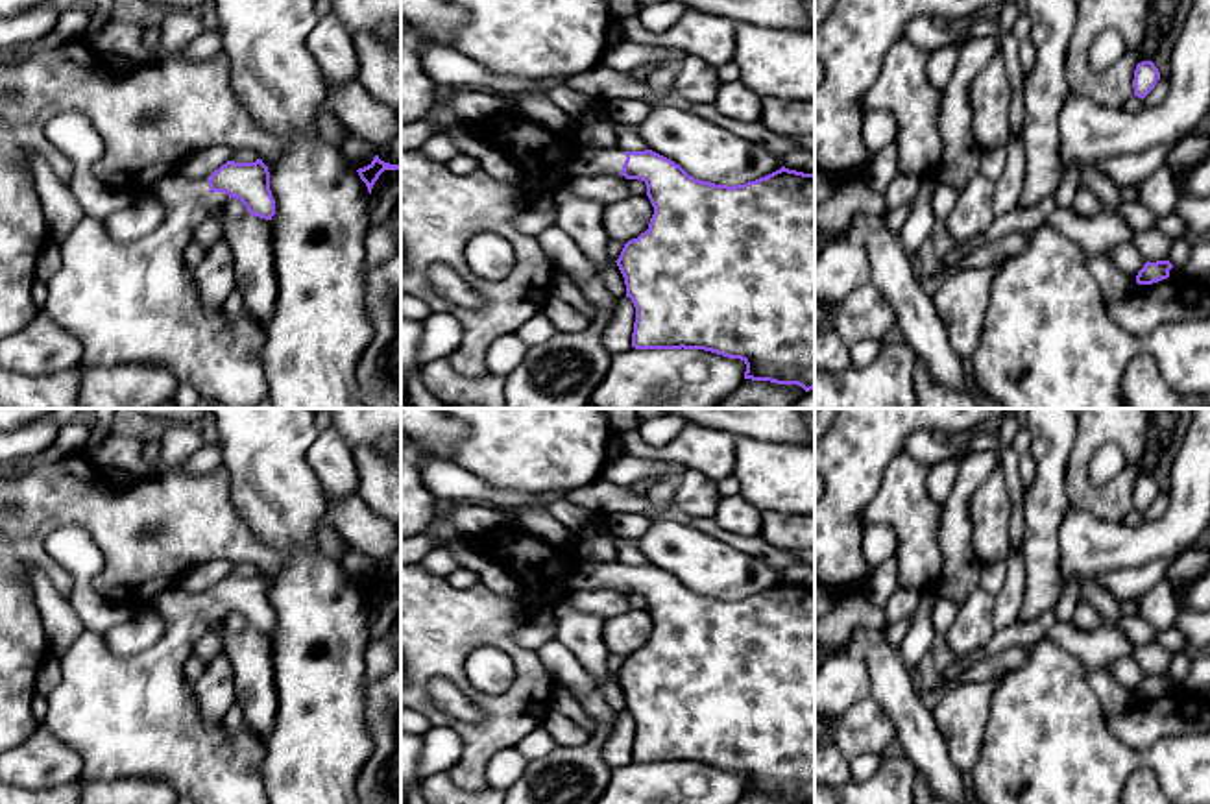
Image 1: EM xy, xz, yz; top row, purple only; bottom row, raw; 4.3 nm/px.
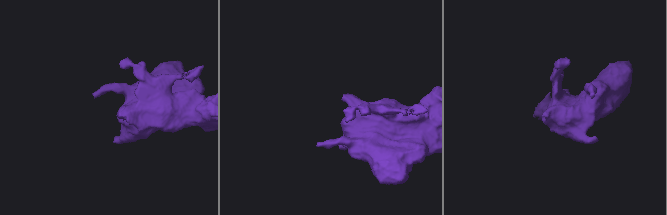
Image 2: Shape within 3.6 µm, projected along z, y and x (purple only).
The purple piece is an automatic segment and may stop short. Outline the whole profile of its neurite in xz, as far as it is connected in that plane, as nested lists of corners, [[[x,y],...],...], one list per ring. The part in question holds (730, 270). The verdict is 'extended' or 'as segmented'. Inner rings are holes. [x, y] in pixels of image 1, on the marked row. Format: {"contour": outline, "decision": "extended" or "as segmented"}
{"contour": [[[576,146],[575,176],[621,174],[641,179],[654,207],[648,229],[624,244],[615,261],[635,307],[632,347],[704,349],[746,364],[744,379],[815,388],[815,174],[781,166],[744,185],[715,185],[689,176],[652,152]]], "decision": "extended"}

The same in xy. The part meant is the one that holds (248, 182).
{"contour": [[[262,159],[227,161],[201,179],[174,172],[155,187],[155,192],[164,205],[164,218],[157,229],[139,240],[115,242],[103,220],[98,218],[83,216],[78,222],[57,244],[63,262],[48,281],[42,311],[79,340],[87,364],[159,364],[179,384],[190,384],[207,403],[218,403],[224,408],[257,408],[268,399],[260,359],[266,327],[257,325],[246,312],[233,322],[222,307],[200,305],[194,272],[185,264],[183,251],[196,229],[231,198],[240,200],[249,214],[272,220],[275,200],[268,166]]], "decision": "extended"}

